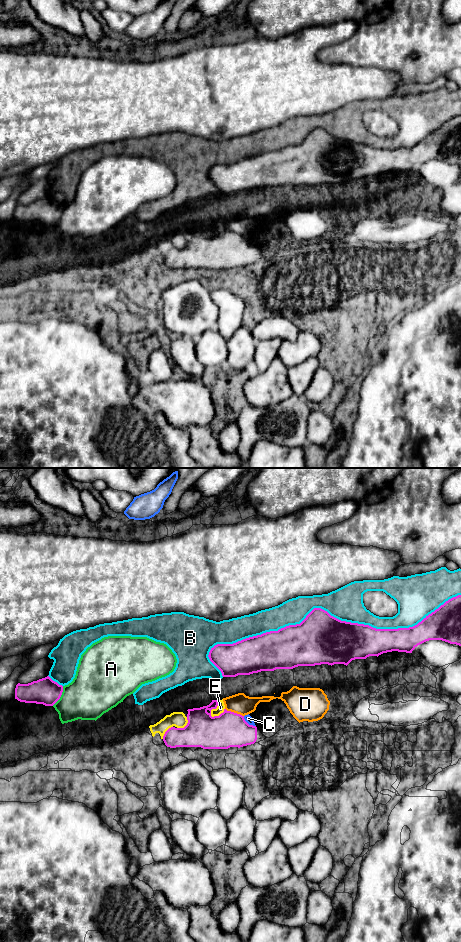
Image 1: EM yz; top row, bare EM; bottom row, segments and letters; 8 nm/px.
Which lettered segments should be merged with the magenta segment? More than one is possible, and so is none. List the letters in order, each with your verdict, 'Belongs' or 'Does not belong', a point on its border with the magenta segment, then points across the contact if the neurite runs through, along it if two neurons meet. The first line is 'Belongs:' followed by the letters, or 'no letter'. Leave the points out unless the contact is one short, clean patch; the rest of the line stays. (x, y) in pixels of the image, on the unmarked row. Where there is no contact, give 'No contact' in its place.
Belongs: no letter
A: Does not belong. Touches magenta at yz (60, 216)
B: Does not belong. Touches magenta at yz (332, 136)
C: Does not belong. Touches magenta at yz (247, 243). Boundary: yz (243, 236), (249, 244), (255, 246)
D: Does not belong. Touches magenta at yz (233, 232). Boundary: yz (225, 228), (243, 236)
E: Does not belong. Touches magenta at yz (213, 228)

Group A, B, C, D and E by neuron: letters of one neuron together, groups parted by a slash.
A / B / C / D E

